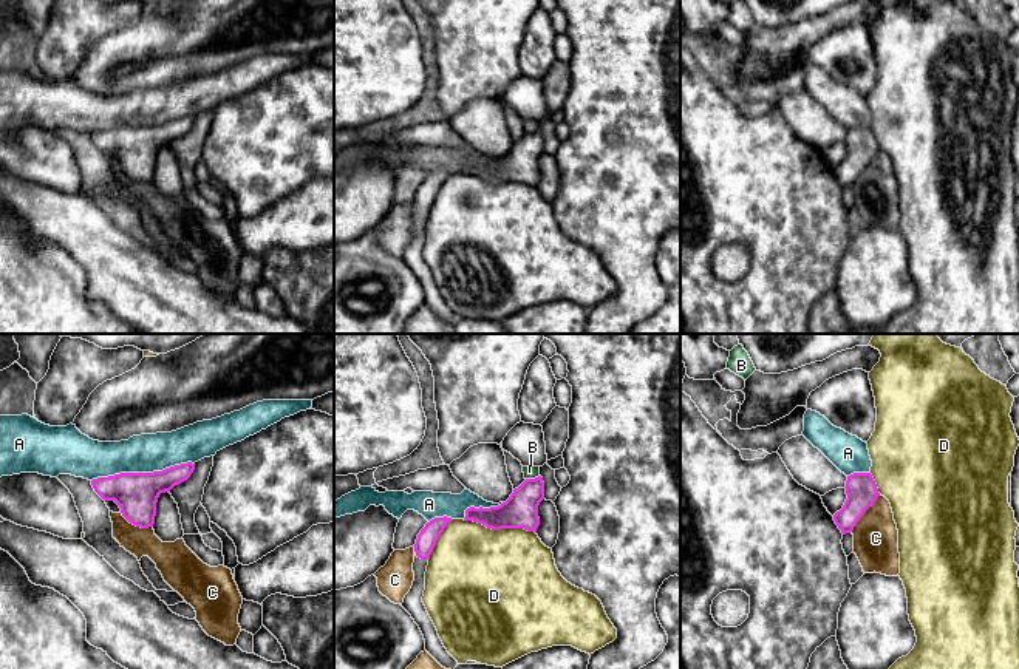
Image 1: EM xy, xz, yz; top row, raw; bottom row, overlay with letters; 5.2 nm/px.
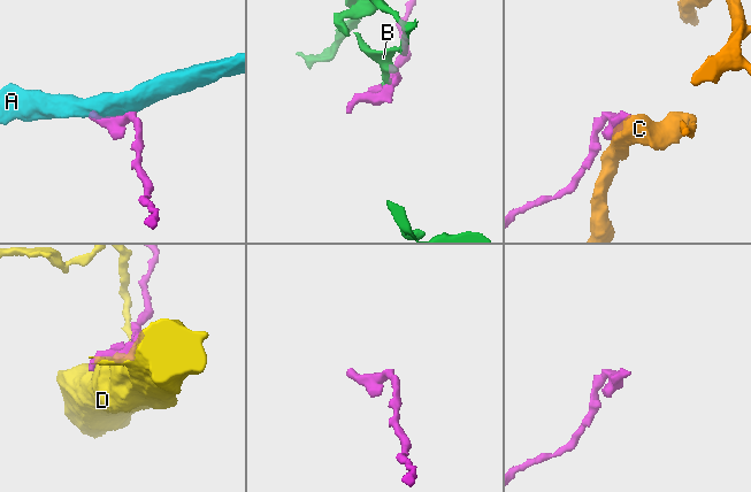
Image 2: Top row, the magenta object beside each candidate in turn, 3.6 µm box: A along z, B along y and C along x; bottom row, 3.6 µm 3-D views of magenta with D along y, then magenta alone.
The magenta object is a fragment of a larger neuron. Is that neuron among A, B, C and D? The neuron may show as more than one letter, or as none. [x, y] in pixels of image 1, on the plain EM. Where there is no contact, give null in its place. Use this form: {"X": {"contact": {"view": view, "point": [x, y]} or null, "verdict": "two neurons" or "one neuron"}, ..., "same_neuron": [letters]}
{"A": {"contact": {"view": "xy", "point": [143, 127]}, "verdict": "two neurons"}, "B": {"contact": {"view": "xz", "point": [532, 133]}, "verdict": "two neurons"}, "C": {"contact": {"view": "yz", "point": [865, 166]}, "verdict": "two neurons"}, "D": {"contact": {"view": "xz", "point": [500, 183]}, "verdict": "two neurons"}, "same_neuron": []}

